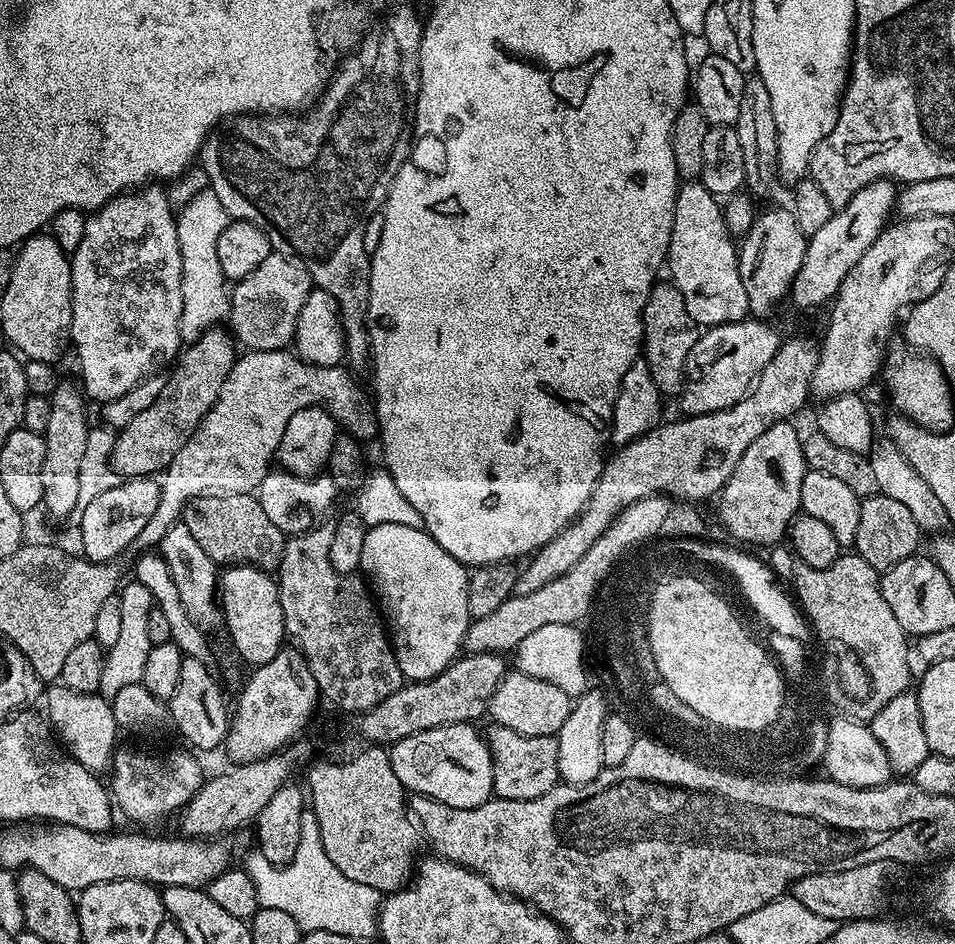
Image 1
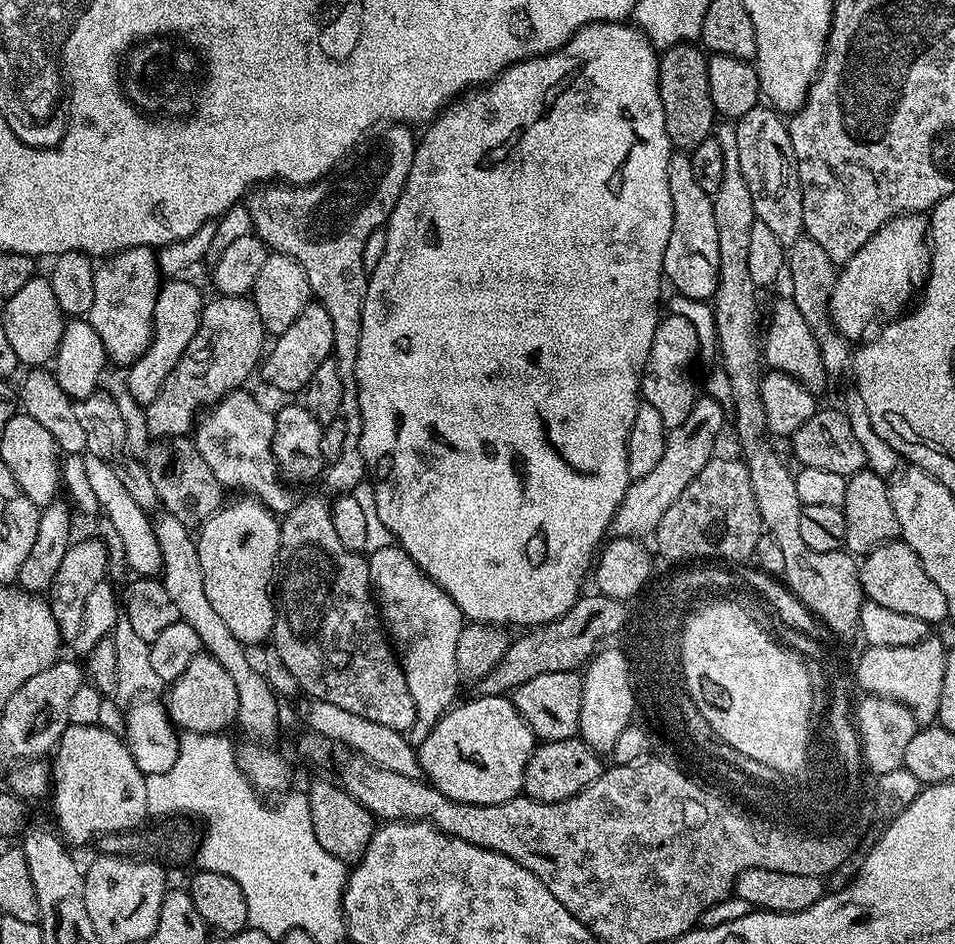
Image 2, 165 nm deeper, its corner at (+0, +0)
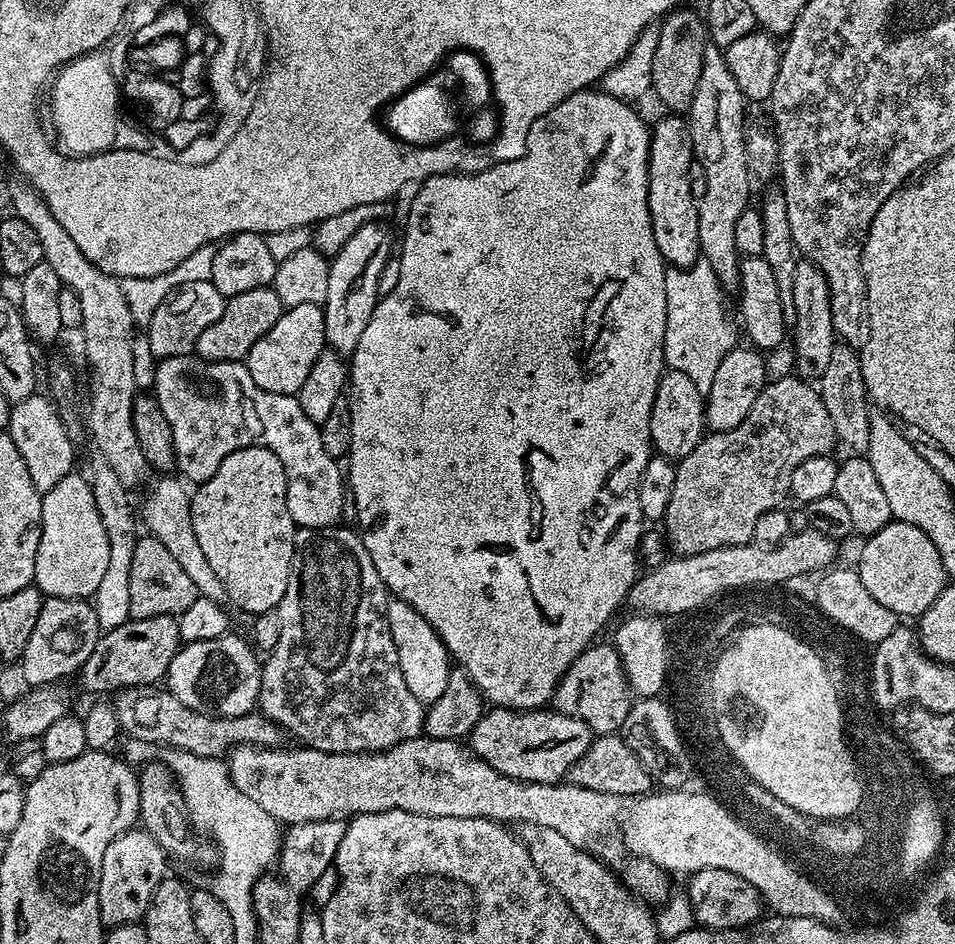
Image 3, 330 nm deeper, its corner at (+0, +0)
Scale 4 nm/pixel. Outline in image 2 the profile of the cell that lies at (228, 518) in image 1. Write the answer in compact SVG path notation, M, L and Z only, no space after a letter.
M170 436L149 443L143 463L150 481L157 490L159 503L167 515L189 526L199 526L226 504L226 489L214 478L214 470L202 462L195 439L188 436Z

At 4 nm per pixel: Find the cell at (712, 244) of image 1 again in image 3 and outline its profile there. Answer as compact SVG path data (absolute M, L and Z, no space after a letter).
M664 114L650 128L648 141L648 209L654 242L665 265L688 268L701 259L698 242L698 197L690 190L690 166L694 163L692 139L687 119L680 114Z

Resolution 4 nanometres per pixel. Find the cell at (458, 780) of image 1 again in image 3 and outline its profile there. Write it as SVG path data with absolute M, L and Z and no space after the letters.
M497 708L485 711L470 733L470 751L479 760L485 760L494 770L511 780L524 780L527 784L555 784L561 781L571 768L572 763L591 746L594 733L585 720L564 716L555 710L517 710Z

